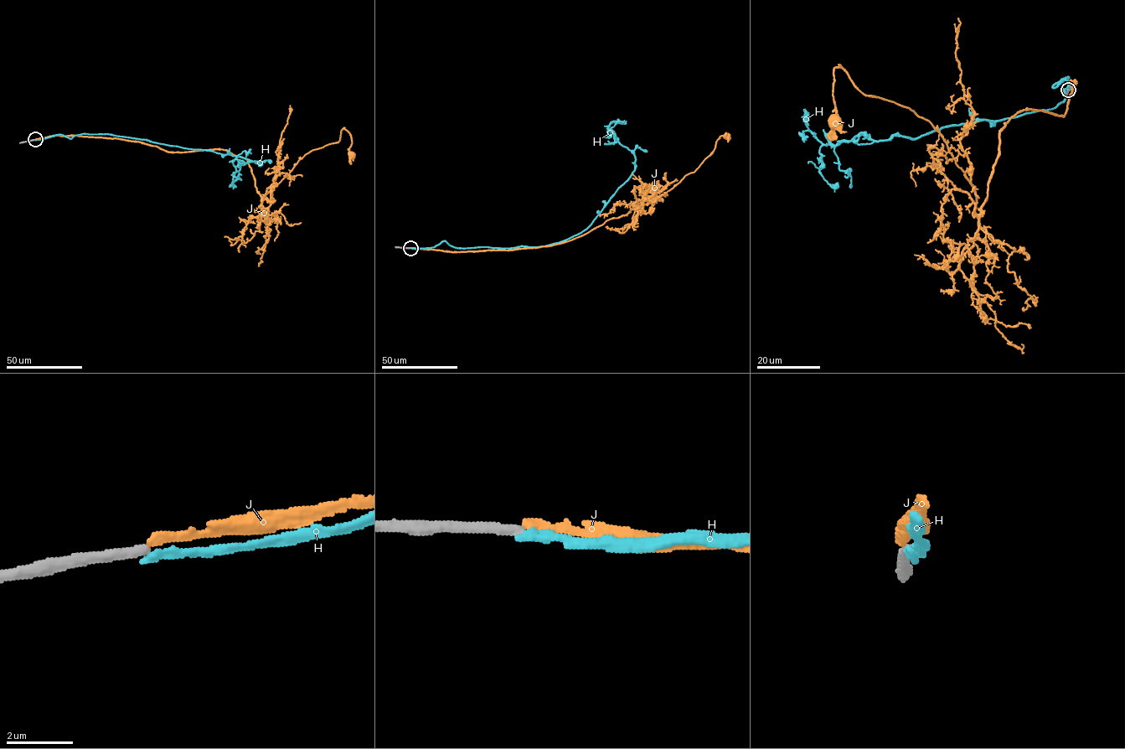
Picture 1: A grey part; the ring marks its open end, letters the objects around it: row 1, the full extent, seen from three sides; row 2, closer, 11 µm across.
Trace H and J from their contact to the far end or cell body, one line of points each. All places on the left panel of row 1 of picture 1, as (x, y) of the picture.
H: (35, 139), (59, 135), (71, 138), (81, 134), (109, 134), (260, 162), (234, 166), (234, 185)
J: (35, 139), (227, 150), (247, 160), (262, 199), (343, 129), (352, 153)

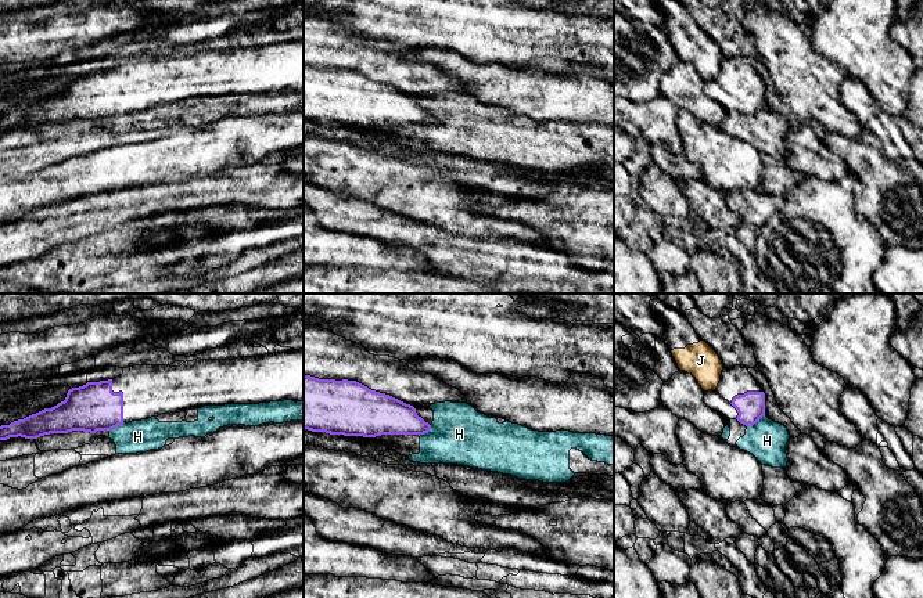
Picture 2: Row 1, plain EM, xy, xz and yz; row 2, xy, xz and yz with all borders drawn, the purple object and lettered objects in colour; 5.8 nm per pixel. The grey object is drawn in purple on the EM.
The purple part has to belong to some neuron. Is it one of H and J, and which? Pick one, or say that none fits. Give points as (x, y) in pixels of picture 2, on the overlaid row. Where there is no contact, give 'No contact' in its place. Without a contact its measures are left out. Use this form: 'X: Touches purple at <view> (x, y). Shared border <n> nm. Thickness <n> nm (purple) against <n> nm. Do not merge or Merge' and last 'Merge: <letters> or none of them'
H: Touches purple at yz (756, 422). Shared border 130 nm. Thickness 160 nm (purple) against 240 nm. Do not merge
J: No contact. Do not merge
Merge: none of them

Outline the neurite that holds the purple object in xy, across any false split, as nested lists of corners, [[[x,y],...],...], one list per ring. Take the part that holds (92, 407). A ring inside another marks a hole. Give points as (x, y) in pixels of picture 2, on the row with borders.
[[[304,349],[233,360],[193,360],[180,367],[133,365],[108,381],[87,382],[68,390],[64,401],[24,419],[0,426],[0,440],[37,439],[50,433],[111,431],[132,421],[204,406],[304,401]]]

